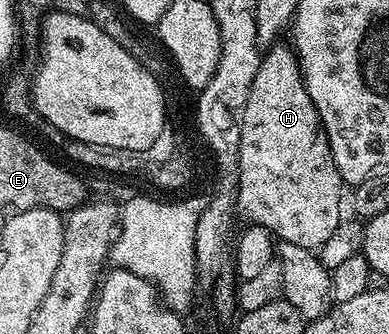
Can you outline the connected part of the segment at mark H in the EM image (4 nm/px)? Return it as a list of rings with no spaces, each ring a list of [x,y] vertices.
[[[274,45],[262,54],[259,73],[251,81],[246,105],[239,115],[241,152],[237,176],[236,206],[250,215],[254,224],[273,232],[278,240],[300,247],[320,249],[343,219],[341,213],[341,175],[329,152],[321,130],[321,119],[301,79],[301,66],[288,46]]]

